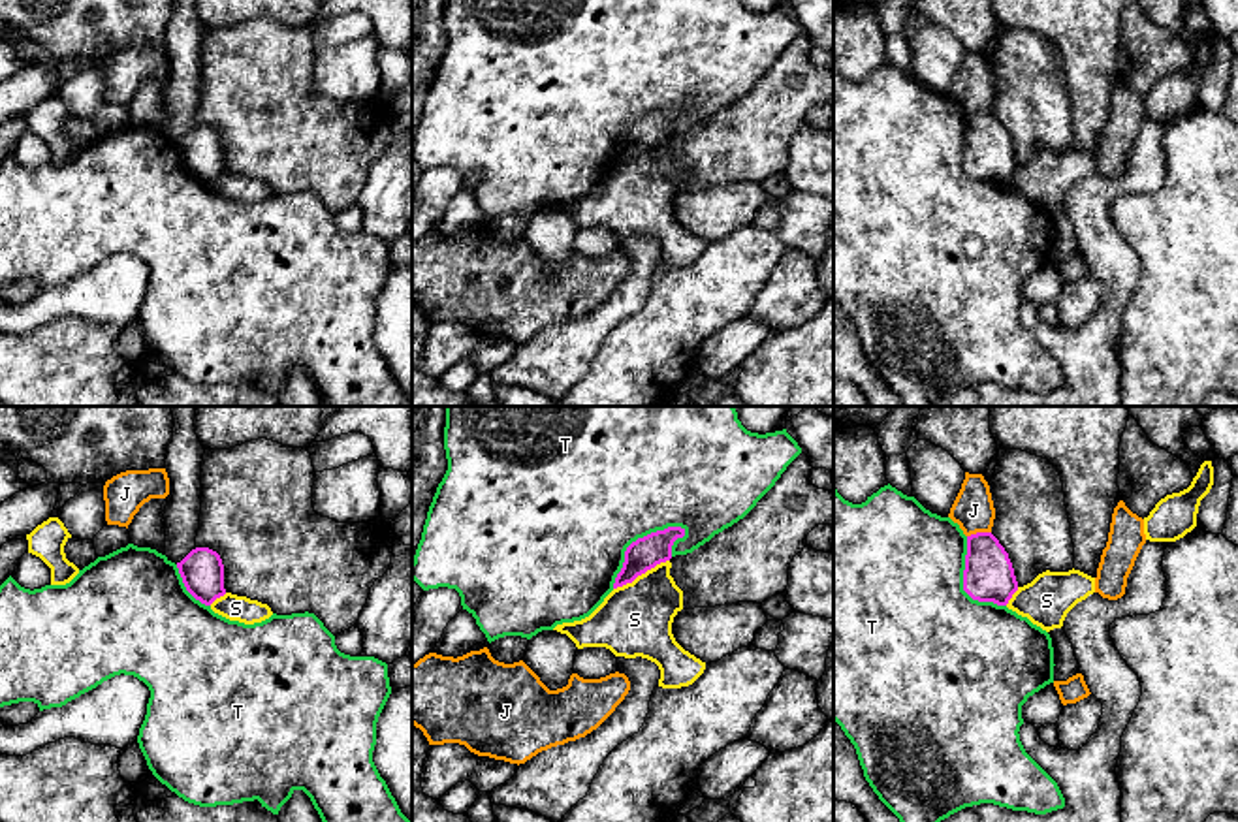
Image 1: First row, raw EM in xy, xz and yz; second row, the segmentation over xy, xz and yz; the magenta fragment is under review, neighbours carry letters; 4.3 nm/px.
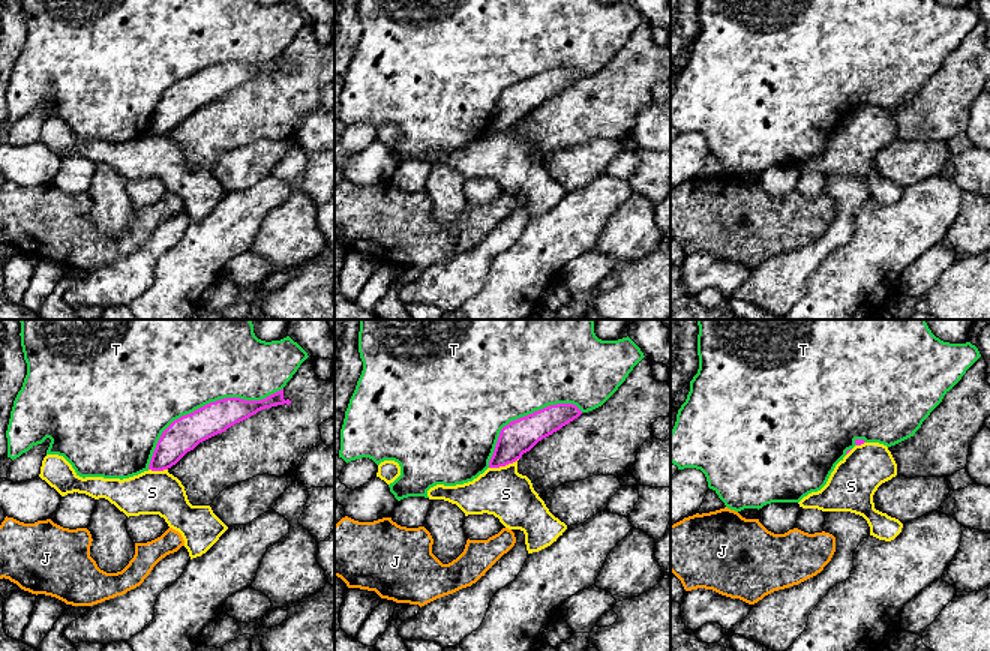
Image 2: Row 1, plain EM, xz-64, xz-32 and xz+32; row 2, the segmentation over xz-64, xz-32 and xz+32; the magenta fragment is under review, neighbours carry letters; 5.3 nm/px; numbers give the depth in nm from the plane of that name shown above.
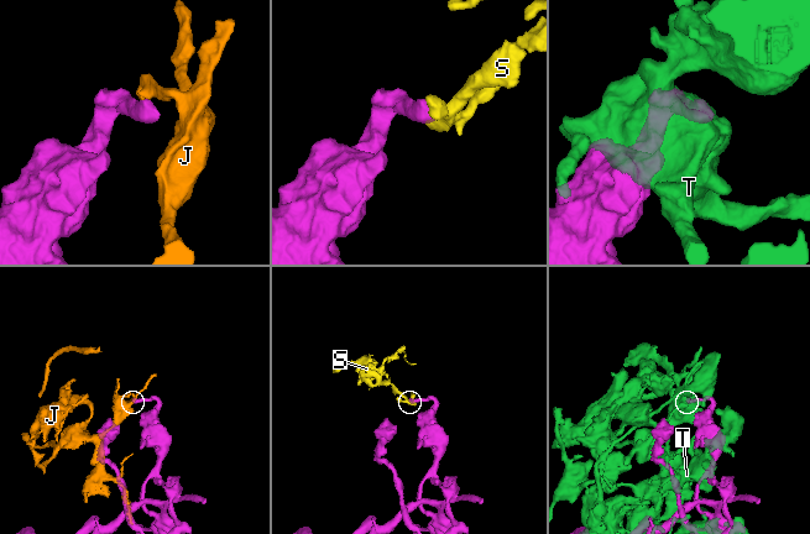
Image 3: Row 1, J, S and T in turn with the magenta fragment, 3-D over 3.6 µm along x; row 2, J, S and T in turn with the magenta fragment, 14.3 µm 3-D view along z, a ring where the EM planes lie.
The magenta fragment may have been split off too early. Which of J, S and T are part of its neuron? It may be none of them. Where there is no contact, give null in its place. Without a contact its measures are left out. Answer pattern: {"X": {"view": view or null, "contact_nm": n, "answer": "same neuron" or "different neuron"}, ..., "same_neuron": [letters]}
{"J": {"view": "yz", "contact_nm": 110, "answer": "different neuron"}, "S": {"view": "xz", "contact_nm": 280, "answer": "different neuron"}, "T": {"view": "xz", "contact_nm": 400, "answer": "different neuron"}, "same_neuron": []}

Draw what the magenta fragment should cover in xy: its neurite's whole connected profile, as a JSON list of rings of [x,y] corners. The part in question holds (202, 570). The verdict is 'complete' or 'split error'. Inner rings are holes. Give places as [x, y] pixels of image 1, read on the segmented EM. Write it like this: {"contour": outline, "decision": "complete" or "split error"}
{"contour": [[[196,547],[177,562],[177,568],[186,591],[201,604],[211,606],[226,594],[224,564],[216,551]]], "decision": "complete"}

